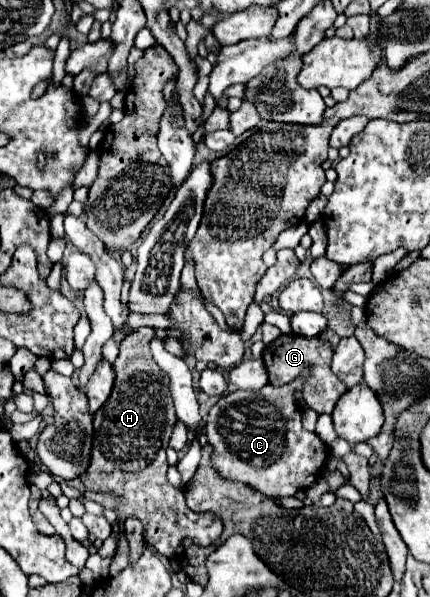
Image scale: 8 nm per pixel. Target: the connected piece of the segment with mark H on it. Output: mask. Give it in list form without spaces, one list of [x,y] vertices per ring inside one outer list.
[[[138,328],[120,344],[120,356],[114,362],[114,370],[116,370],[114,390],[106,400],[106,404],[94,414],[92,460],[90,460],[90,468],[86,470],[86,474],[80,476],[80,480],[92,492],[110,492],[122,498],[124,502],[116,506],[118,520],[136,516],[144,526],[146,544],[156,548],[166,558],[172,558],[174,550],[178,548],[178,542],[186,536],[192,538],[198,546],[210,546],[222,534],[222,520],[211,512],[192,512],[184,502],[184,494],[166,480],[166,468],[168,468],[166,448],[172,434],[172,426],[176,422],[176,412],[168,388],[170,378],[158,368],[158,364],[150,354],[152,338],[154,338],[154,328]]]

